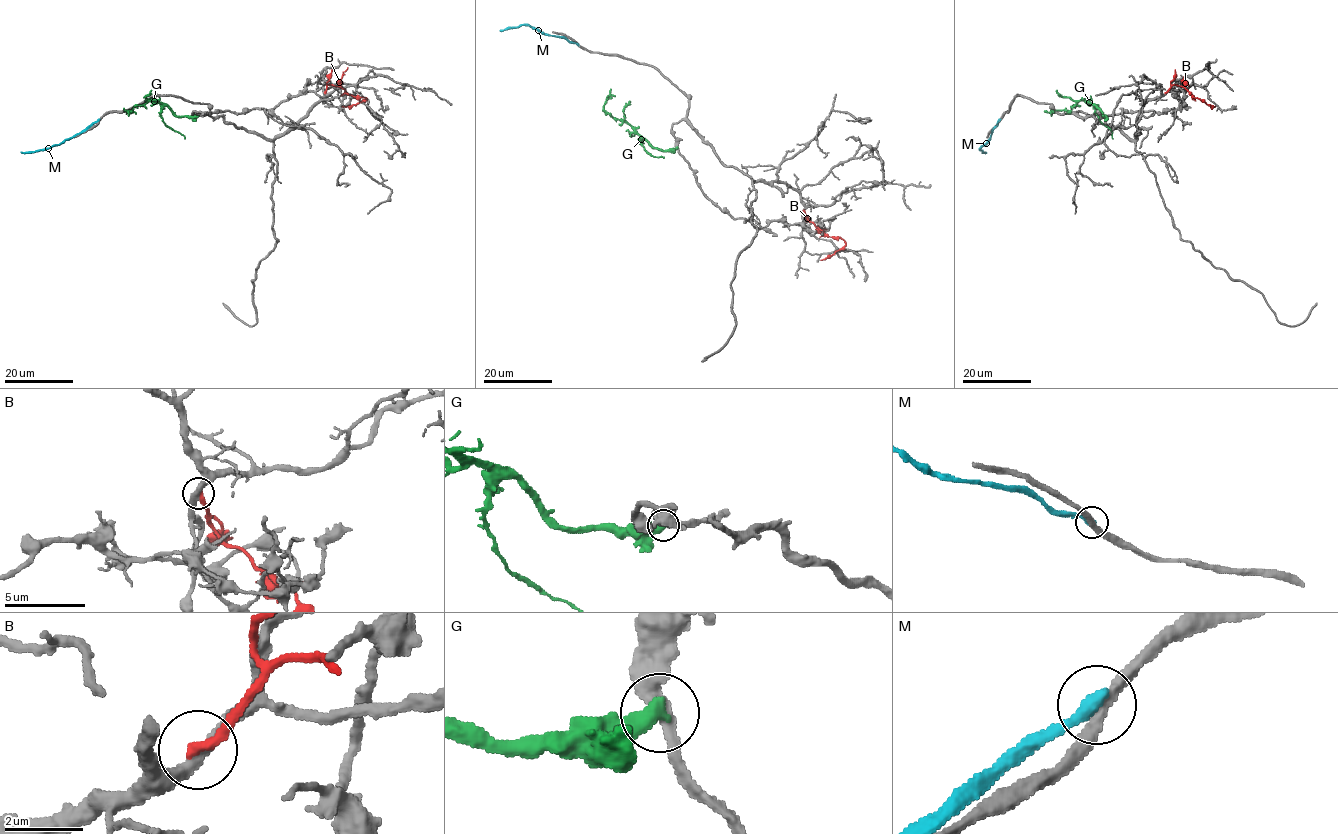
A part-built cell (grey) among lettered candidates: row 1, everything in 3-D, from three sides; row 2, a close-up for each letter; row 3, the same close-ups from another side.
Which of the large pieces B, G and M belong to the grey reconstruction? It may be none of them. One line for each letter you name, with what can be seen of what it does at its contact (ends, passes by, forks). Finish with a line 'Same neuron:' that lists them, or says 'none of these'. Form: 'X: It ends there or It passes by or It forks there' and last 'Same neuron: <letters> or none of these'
Same neuron: none of these

